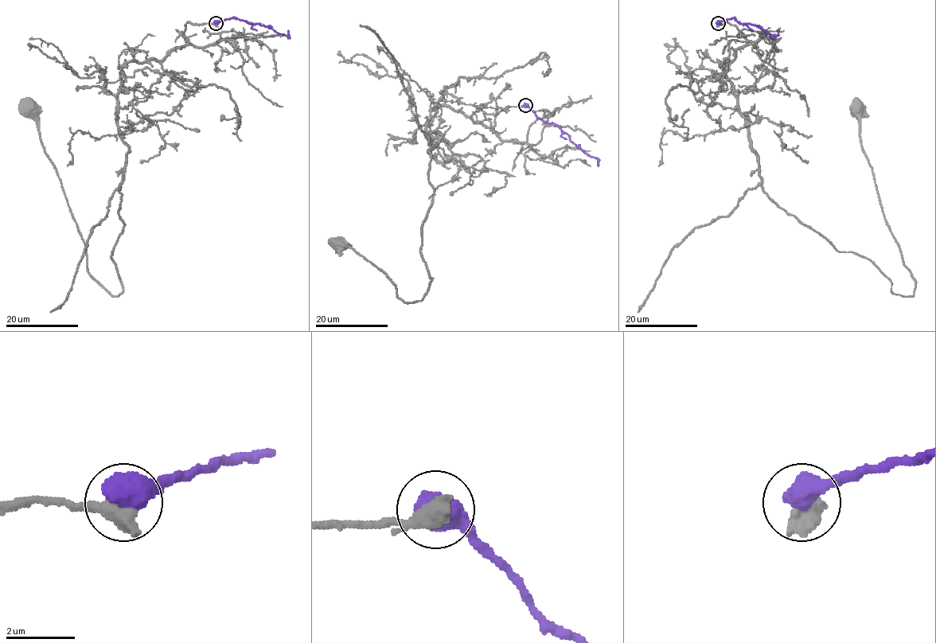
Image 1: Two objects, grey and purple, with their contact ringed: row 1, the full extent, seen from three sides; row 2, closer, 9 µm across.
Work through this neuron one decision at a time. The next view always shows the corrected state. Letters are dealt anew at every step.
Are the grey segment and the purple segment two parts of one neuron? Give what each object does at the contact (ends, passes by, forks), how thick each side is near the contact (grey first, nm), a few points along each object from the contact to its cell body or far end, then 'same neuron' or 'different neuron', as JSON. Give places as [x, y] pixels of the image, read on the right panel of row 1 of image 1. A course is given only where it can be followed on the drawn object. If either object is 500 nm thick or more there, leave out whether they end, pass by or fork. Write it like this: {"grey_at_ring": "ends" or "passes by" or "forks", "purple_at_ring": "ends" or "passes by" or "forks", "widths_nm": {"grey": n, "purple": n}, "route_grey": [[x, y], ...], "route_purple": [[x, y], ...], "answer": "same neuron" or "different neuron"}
{"widths_nm": {"grey": 650, "purple": 800}, "route_grey": [[717, 23], [748, 42], [719, 61], [762, 191], [913, 294], [854, 109]], "route_purple": [[717, 23], [734, 17], [742, 24], [759, 25], [771, 36], [775, 36], [778, 30]], "answer": "different neuron"}

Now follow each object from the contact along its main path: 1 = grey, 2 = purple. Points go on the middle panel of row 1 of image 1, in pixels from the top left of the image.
1: (525, 104), (497, 114), (497, 135), (430, 111), (419, 300), (339, 241)
2: (525, 104), (544, 121), (555, 123), (570, 140), (596, 158), (598, 165)

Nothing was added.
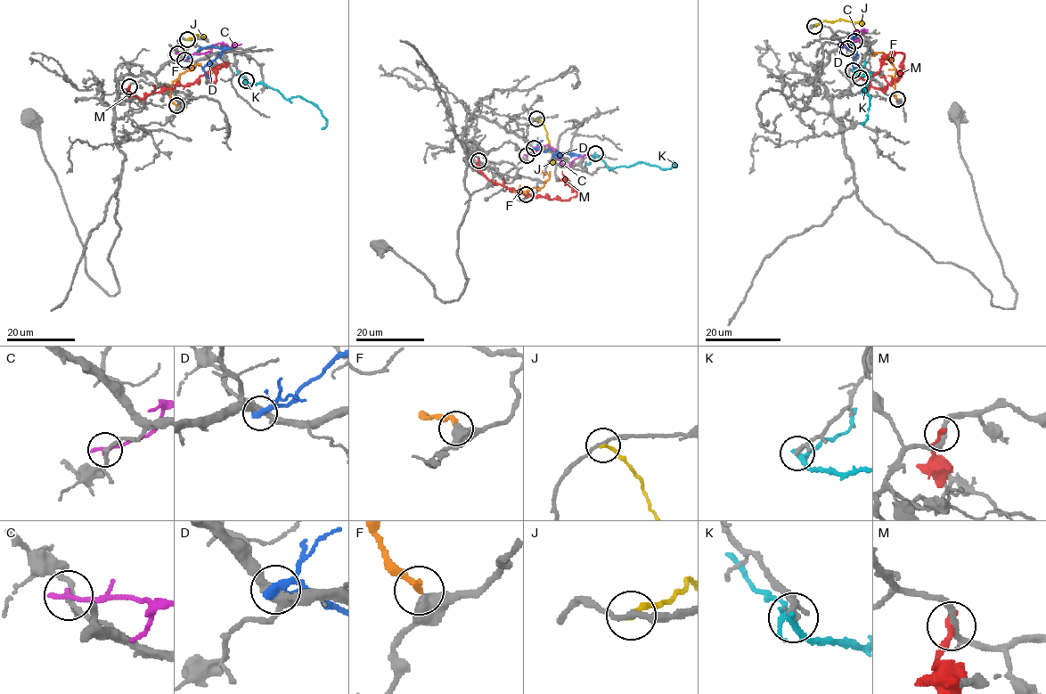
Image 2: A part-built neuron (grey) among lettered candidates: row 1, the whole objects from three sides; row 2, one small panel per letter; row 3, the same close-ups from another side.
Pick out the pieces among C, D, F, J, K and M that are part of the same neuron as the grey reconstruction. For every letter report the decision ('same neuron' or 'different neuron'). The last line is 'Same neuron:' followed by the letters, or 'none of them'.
C: different neuron
D: different neuron
F: different neuron
J: different neuron
K: different neuron
M: different neuron
Same neuron: none of them

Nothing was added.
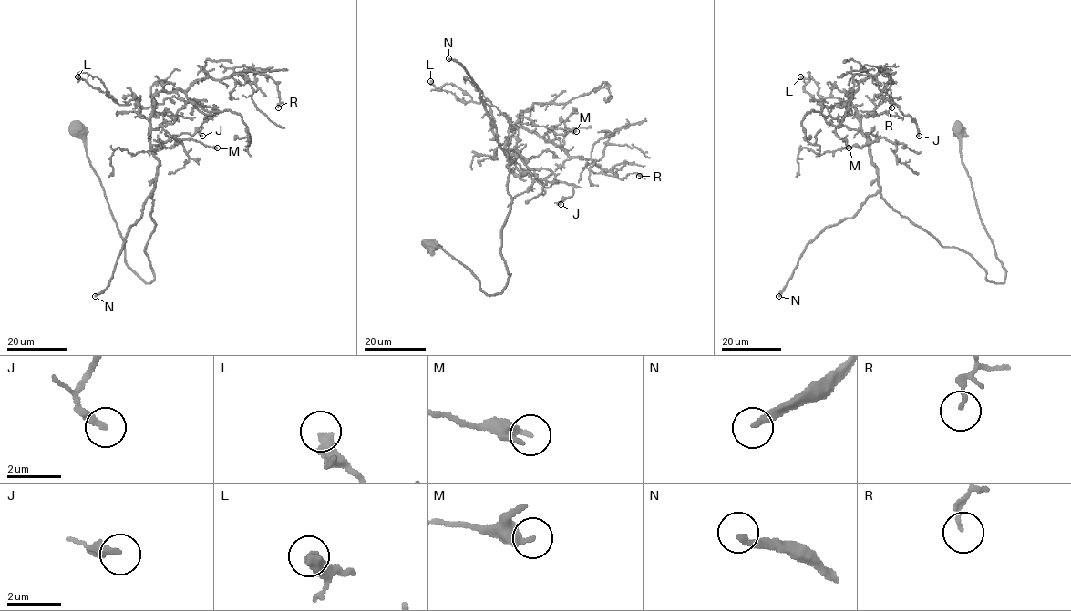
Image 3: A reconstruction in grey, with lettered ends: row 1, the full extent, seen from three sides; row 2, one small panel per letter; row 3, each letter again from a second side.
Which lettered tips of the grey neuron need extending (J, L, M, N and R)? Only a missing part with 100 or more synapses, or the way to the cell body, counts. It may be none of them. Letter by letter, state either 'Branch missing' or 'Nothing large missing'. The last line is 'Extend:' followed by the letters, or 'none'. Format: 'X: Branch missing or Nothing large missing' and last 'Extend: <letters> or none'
J: Nothing large missing
L: Nothing large missing
M: Nothing large missing
N: Branch missing
R: Nothing large missing
Extend: N

